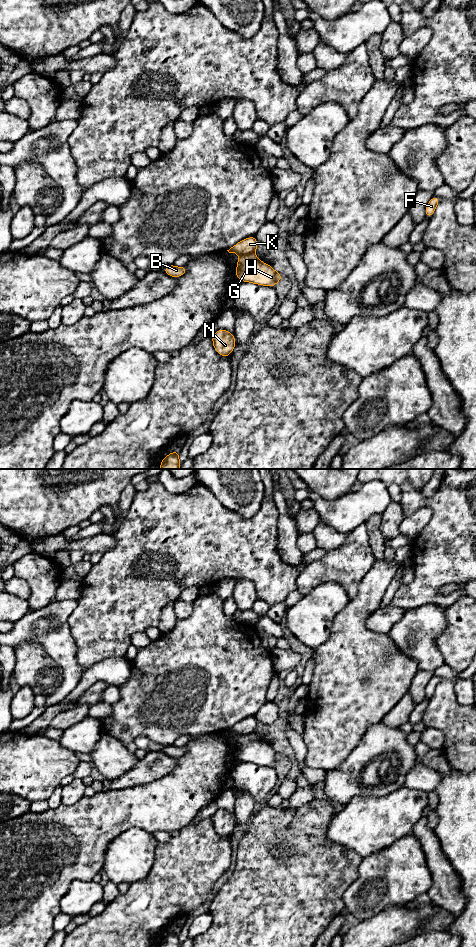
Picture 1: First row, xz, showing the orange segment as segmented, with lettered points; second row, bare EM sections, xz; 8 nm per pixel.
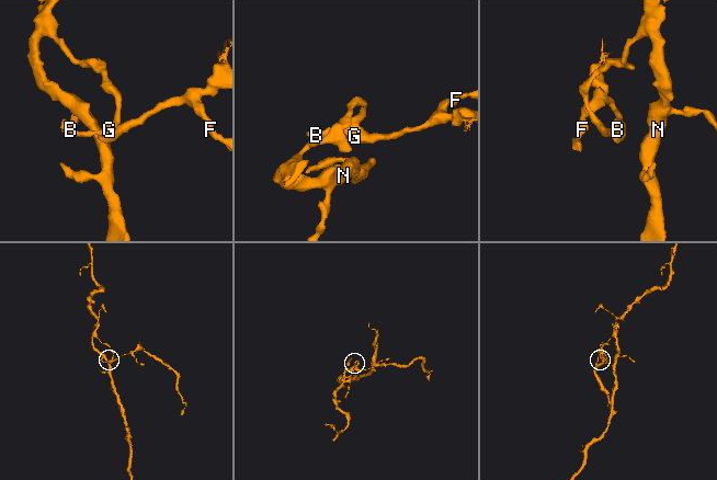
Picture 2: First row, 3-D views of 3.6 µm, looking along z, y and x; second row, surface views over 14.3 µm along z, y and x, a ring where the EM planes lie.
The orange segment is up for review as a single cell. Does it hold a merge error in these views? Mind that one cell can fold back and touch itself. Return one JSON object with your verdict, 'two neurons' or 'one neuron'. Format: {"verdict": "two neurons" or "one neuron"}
{"verdict": "two neurons"}

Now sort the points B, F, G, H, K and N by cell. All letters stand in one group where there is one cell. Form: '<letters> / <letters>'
B K N / F G H

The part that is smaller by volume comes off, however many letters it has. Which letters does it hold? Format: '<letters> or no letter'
F, G, H

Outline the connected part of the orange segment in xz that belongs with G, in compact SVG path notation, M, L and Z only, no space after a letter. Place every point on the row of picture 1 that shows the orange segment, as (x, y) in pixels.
M255 253L238 258L235 276L240 282L249 282L267 287L274 287L284 276L271 265L262 262Z

